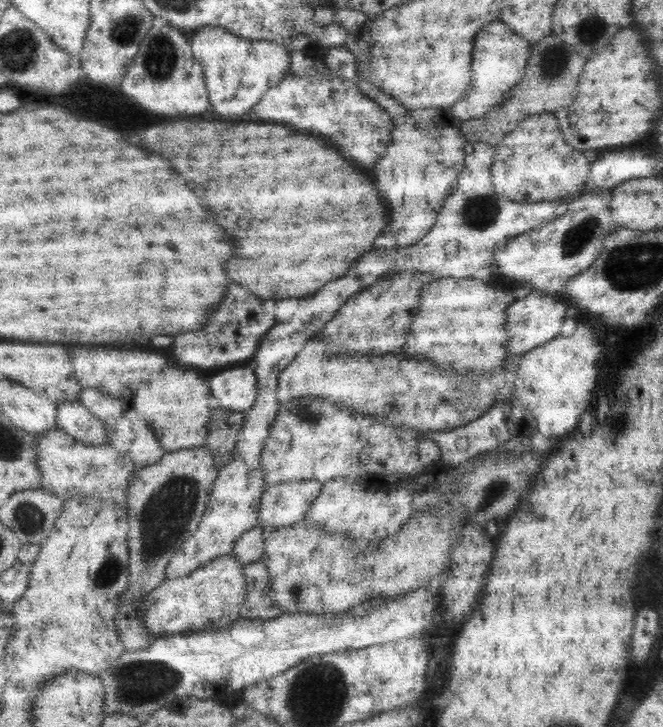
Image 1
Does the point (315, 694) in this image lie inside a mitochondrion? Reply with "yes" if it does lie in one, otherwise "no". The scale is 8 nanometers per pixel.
yes

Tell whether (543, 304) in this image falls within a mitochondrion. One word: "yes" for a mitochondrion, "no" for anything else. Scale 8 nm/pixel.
no

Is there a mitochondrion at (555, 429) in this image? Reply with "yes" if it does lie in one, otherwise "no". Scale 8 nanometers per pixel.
no

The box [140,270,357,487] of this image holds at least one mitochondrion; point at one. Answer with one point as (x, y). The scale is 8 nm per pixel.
(310, 415)

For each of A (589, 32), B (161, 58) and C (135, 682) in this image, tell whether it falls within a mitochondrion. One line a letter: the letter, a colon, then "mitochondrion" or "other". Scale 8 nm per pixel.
A: mitochondrion
B: mitochondrion
C: mitochondrion

